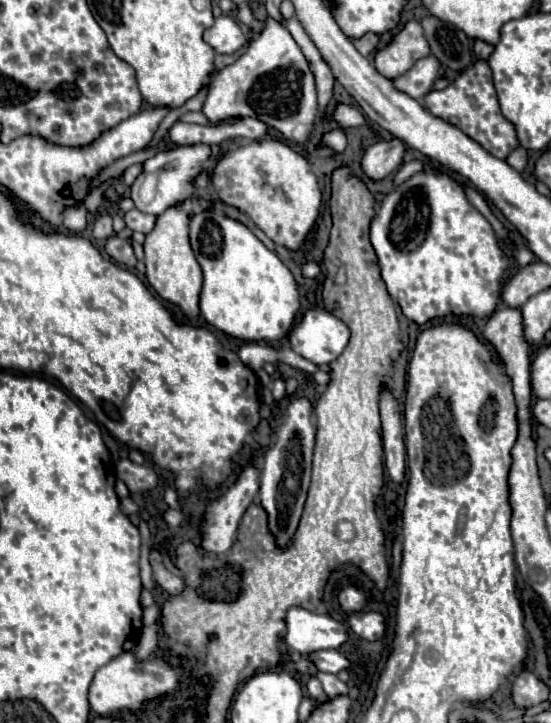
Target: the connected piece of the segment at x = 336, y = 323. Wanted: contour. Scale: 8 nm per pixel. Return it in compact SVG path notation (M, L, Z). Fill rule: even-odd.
M306 310L300 324L296 324L288 334L292 350L314 364L336 360L348 340L348 326L326 310Z

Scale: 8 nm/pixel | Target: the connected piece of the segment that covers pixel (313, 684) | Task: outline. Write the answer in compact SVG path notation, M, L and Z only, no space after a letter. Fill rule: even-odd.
M310 676L310 678L308 678L306 688L308 688L308 694L310 694L312 698L318 698L320 702L326 700L326 694L324 694L324 690L322 690L322 684L320 684L320 680L318 680L316 676Z

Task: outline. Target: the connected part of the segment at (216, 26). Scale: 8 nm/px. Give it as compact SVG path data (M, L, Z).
M222 14L216 22L204 32L204 40L214 48L216 54L234 54L246 42L246 36L240 24L232 18Z

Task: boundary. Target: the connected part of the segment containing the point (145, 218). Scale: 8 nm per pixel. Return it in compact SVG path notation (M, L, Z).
M132 208L132 210L128 210L126 214L124 214L124 222L126 222L126 226L130 228L130 230L138 230L138 232L142 232L142 234L148 234L152 228L154 228L154 216L150 216L150 214L144 214L144 212L138 212L136 208Z

